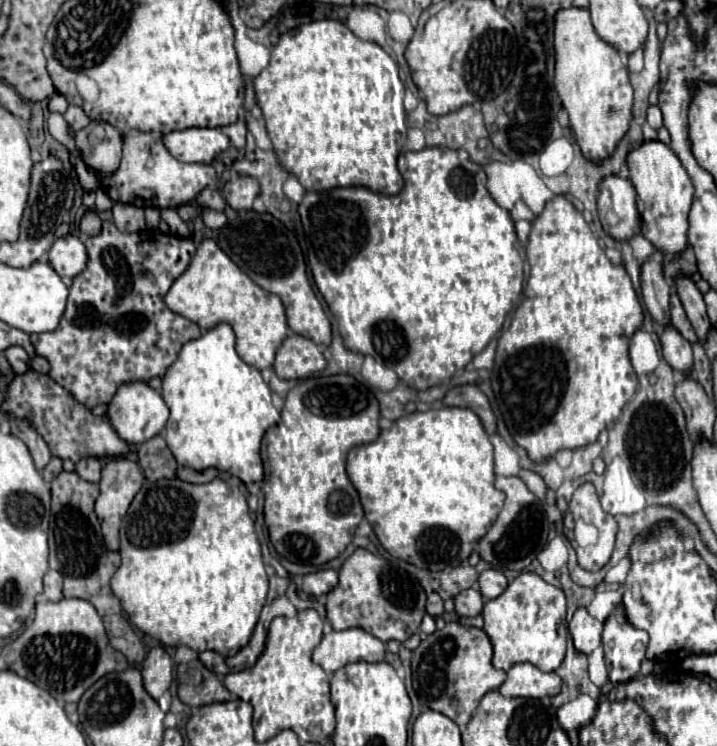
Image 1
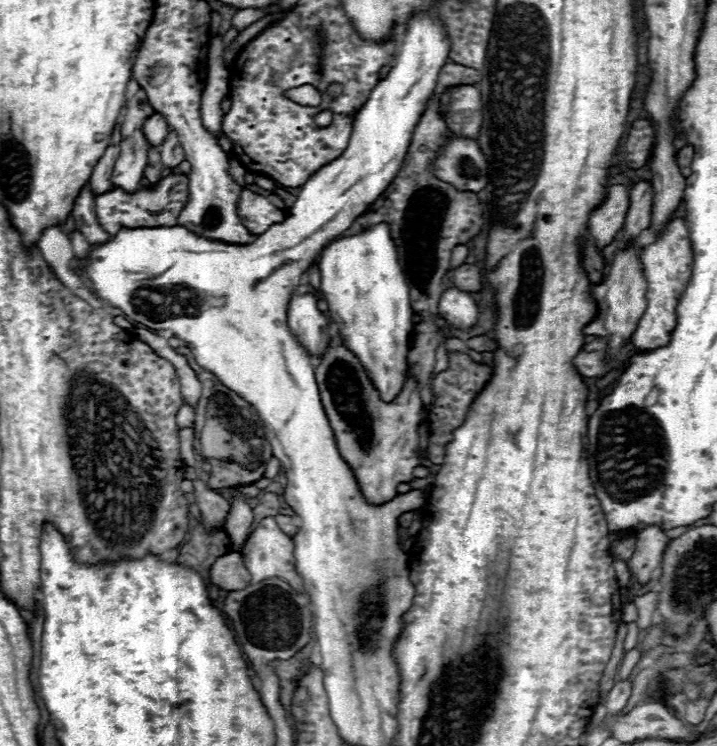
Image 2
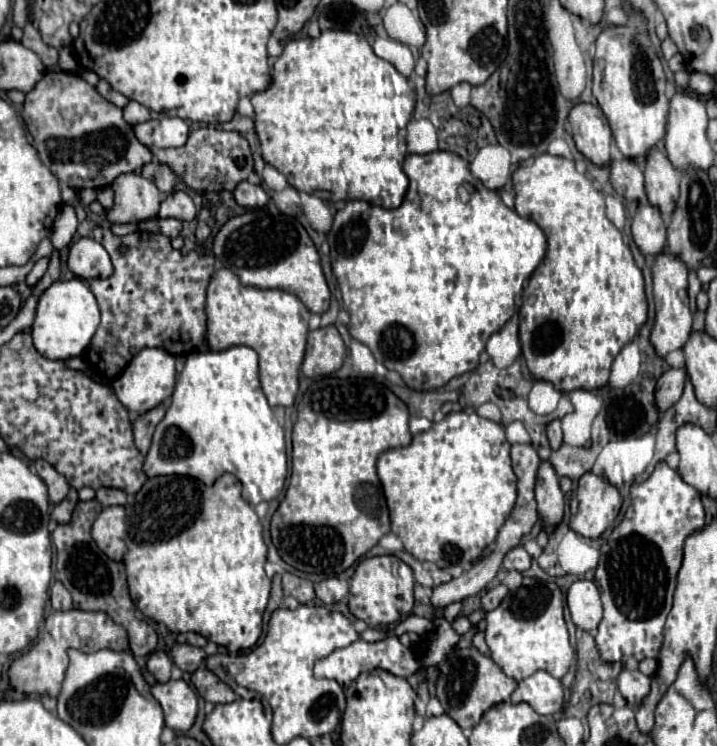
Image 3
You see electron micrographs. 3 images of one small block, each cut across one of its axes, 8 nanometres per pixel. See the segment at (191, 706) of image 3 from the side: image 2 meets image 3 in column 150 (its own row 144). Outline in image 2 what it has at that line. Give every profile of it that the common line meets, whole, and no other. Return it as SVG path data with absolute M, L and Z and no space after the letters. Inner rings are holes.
M688 144L684 146L680 152L678 152L678 166L680 166L680 172L688 178L690 172L692 172L692 158L694 158L694 146Z

